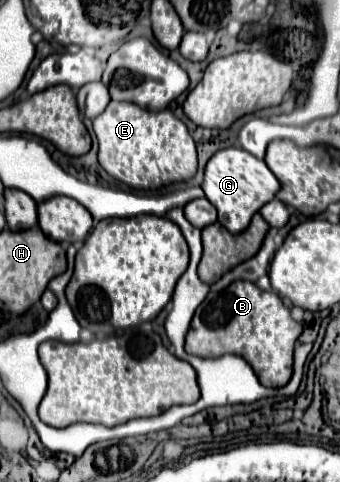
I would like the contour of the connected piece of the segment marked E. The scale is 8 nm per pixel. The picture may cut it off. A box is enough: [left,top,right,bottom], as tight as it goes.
[93,102,197,190]

